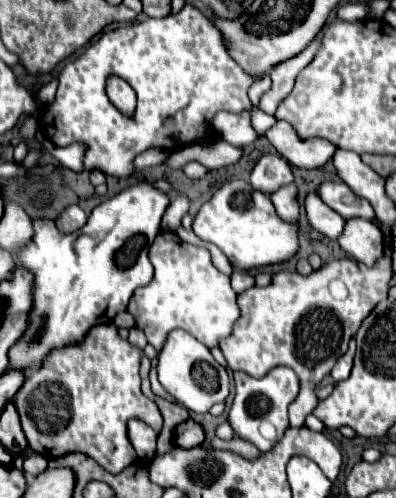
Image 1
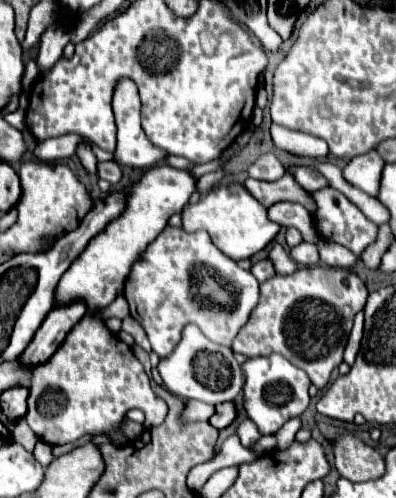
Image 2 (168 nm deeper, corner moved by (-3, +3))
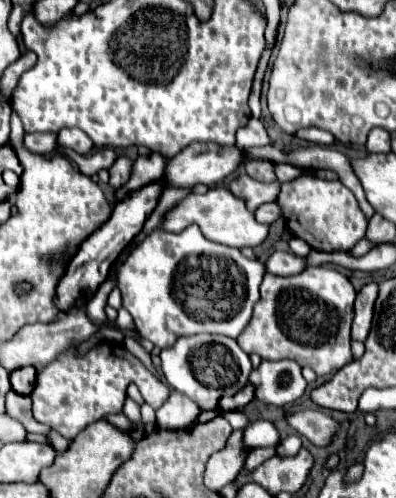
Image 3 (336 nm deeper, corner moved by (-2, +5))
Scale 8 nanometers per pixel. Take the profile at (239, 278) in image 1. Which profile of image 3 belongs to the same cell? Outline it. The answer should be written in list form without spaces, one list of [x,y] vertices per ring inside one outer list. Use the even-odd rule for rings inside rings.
[[[274,251],[272,257],[266,261],[266,271],[272,275],[296,275],[306,269],[308,257],[296,257],[294,253]]]

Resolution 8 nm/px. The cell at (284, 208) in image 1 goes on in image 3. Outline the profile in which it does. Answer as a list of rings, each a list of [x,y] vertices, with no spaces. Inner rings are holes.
[[[264,203],[262,207],[258,207],[258,209],[254,211],[254,217],[256,217],[258,223],[270,225],[270,223],[274,223],[276,219],[282,217],[282,211],[280,211],[278,203]]]

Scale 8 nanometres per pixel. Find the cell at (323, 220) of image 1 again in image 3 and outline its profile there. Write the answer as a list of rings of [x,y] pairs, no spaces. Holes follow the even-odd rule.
[[[244,173],[244,175],[238,175],[236,179],[232,179],[228,189],[238,199],[242,199],[250,211],[254,211],[262,203],[276,201],[276,195],[280,191],[280,183],[278,181],[274,181],[274,183],[258,183],[258,181],[254,181],[252,177],[248,177]]]

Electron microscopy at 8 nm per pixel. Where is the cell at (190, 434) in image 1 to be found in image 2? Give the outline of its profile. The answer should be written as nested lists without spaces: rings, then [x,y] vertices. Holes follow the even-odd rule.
[[[221,403],[215,411],[215,415],[209,419],[209,423],[215,427],[215,429],[225,429],[227,425],[231,425],[231,421],[235,419],[235,407],[233,403]]]

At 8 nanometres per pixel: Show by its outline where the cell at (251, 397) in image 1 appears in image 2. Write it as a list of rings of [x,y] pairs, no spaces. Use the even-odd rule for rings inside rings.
[[[269,355],[269,357],[255,357],[247,359],[243,365],[245,385],[243,385],[243,407],[249,415],[249,419],[257,425],[261,435],[275,435],[285,421],[291,417],[301,415],[309,405],[309,377],[303,373],[303,369],[291,365],[281,355]]]

